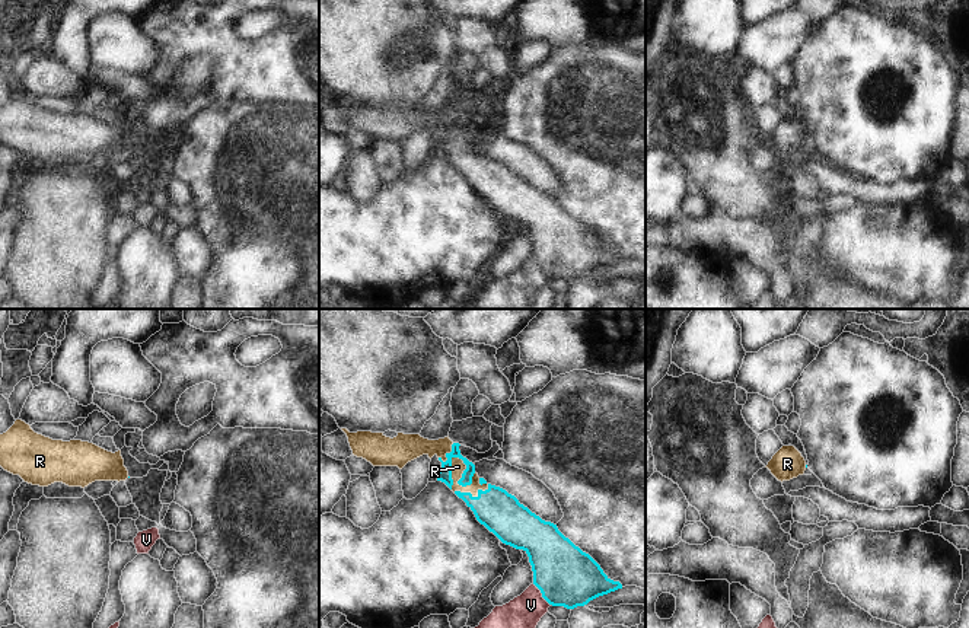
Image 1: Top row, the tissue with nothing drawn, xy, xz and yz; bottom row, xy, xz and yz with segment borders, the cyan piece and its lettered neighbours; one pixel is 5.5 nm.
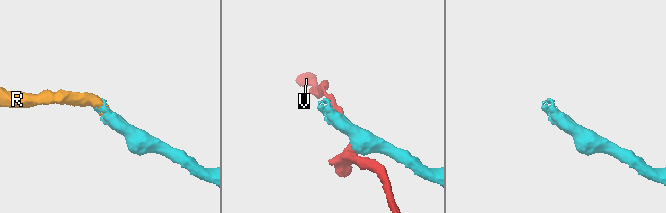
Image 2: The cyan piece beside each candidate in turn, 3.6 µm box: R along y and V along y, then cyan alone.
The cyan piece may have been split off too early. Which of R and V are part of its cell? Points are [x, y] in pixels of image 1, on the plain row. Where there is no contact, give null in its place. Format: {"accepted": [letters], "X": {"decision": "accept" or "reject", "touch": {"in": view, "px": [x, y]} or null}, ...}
{"accepted": ["R"], "R": {"decision": "accept", "touch": {"in": "xz", "px": [464, 146]}}, "V": {"decision": "reject", "touch": {"in": "xz", "px": [542, 268]}}}

